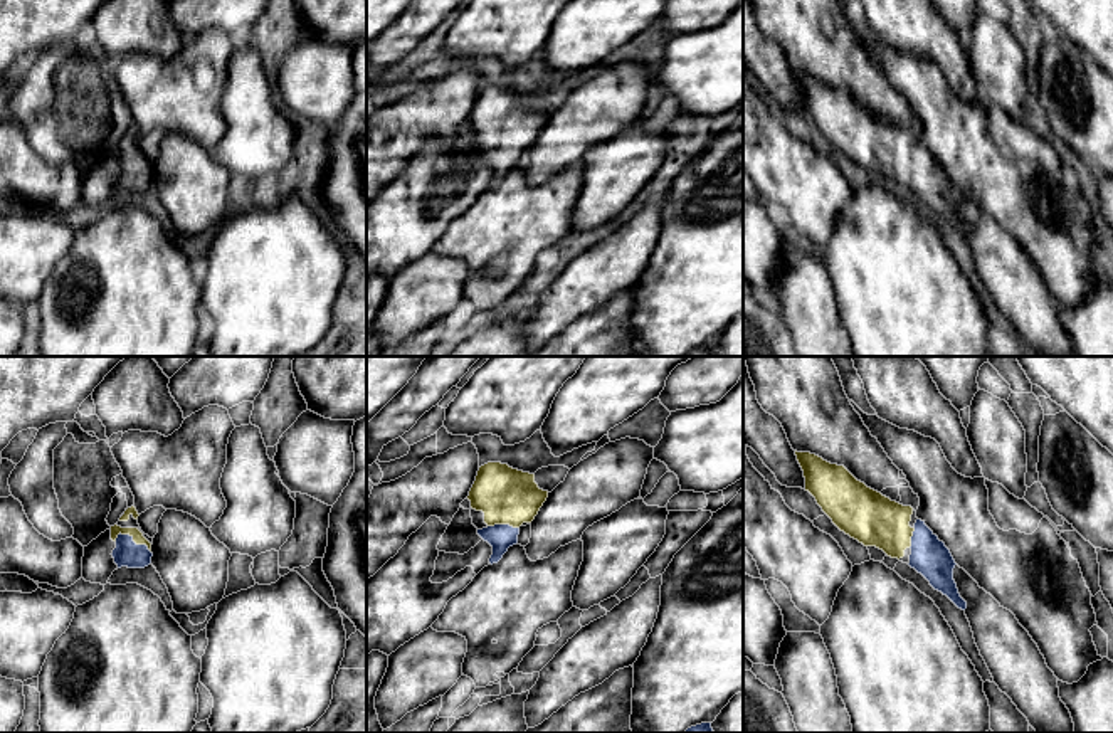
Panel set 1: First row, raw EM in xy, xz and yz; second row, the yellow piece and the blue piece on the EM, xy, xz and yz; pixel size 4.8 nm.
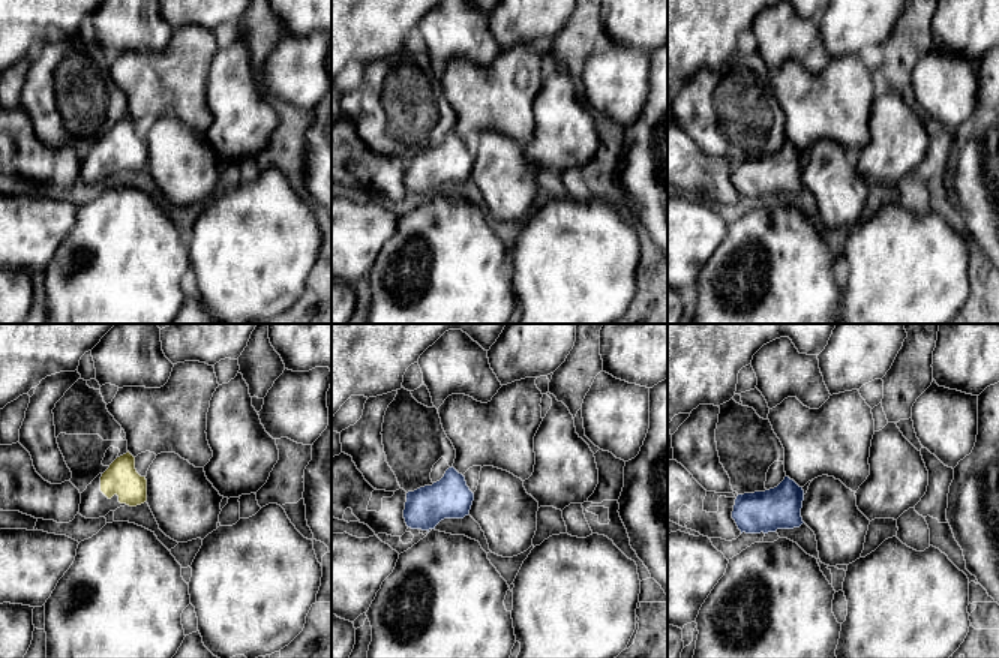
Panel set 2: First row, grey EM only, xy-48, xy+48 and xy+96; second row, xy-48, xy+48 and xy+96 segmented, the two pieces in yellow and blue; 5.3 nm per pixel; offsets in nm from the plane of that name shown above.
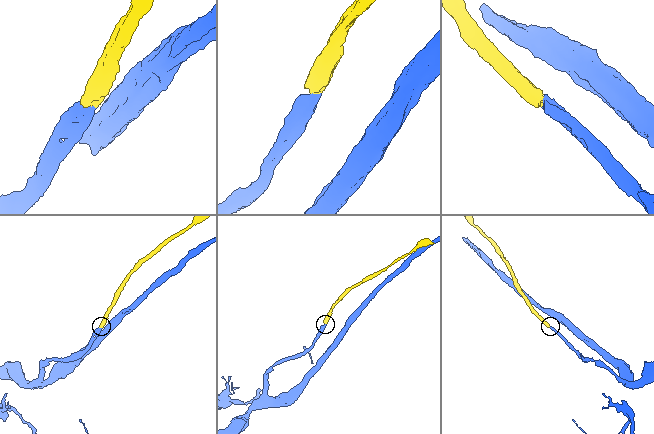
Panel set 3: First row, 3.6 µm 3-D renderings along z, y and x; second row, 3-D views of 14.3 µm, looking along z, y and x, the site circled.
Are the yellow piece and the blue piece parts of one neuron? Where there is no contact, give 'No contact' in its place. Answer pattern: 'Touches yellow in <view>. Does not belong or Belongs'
Touches yellow in xy. Belongs

